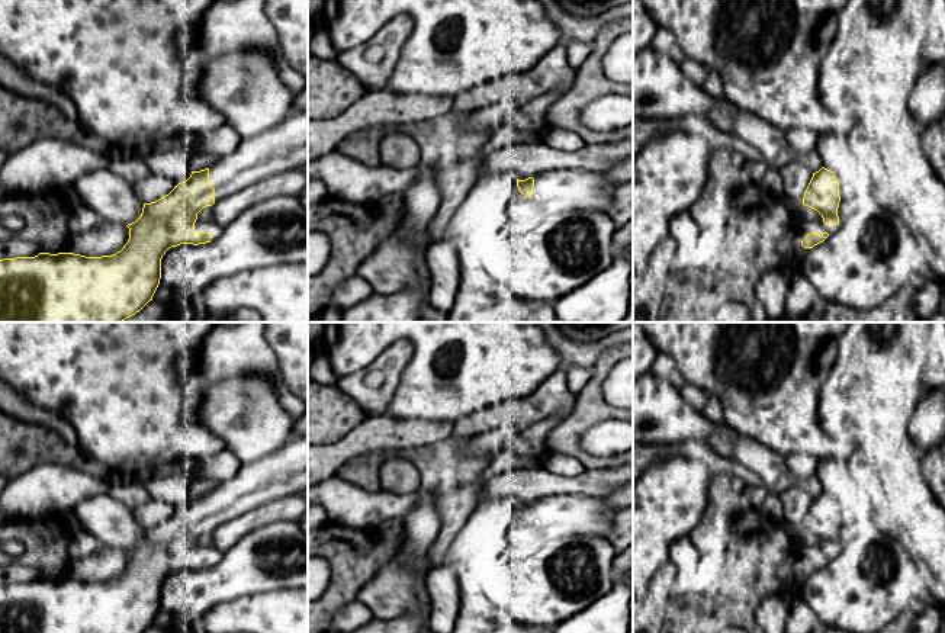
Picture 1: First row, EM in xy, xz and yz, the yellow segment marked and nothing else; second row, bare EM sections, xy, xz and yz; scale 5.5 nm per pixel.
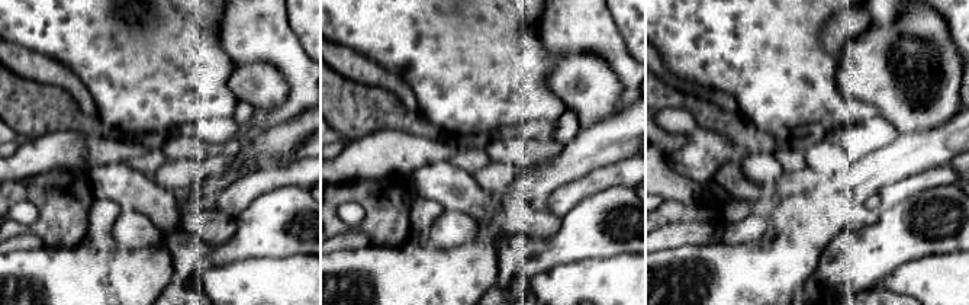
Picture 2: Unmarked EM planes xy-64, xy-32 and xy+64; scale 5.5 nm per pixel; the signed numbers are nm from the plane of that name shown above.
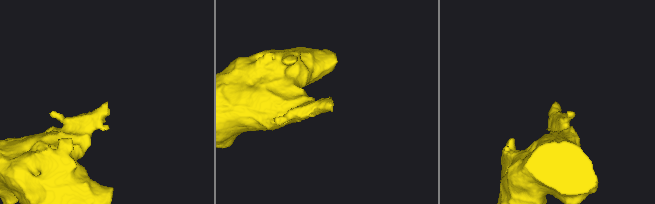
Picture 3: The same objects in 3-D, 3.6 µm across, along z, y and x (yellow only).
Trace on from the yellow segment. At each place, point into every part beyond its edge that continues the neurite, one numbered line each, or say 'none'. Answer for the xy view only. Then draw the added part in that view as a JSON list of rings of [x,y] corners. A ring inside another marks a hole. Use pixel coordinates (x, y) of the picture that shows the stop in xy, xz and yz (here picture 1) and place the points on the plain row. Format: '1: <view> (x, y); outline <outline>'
1: xy (283, 474); outline [[[293,436],[280,450],[245,463],[229,479],[209,492],[209,507],[215,514],[215,527],[240,517],[267,502],[289,498],[308,488],[308,436]]]

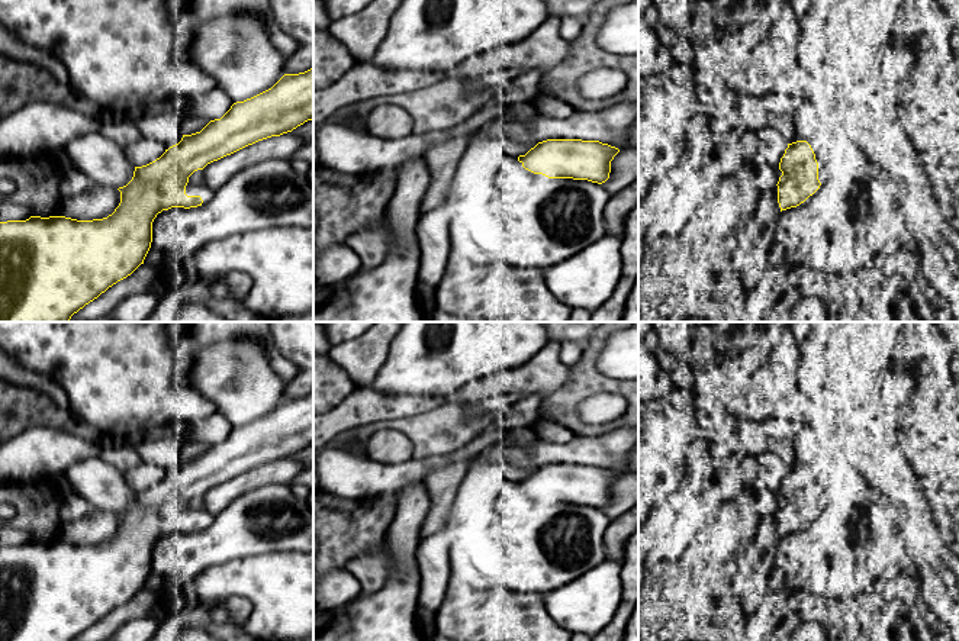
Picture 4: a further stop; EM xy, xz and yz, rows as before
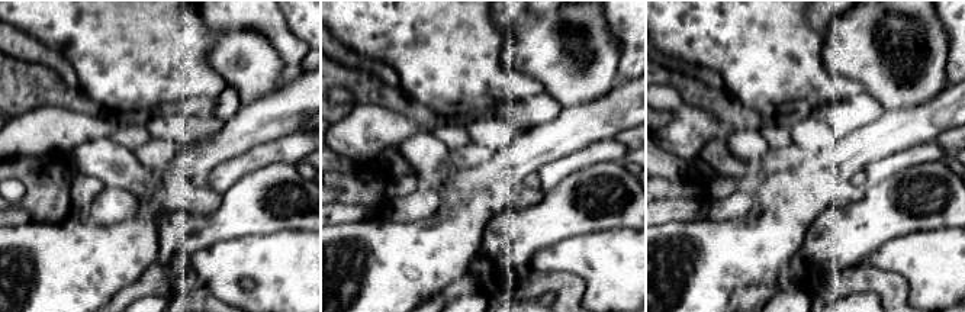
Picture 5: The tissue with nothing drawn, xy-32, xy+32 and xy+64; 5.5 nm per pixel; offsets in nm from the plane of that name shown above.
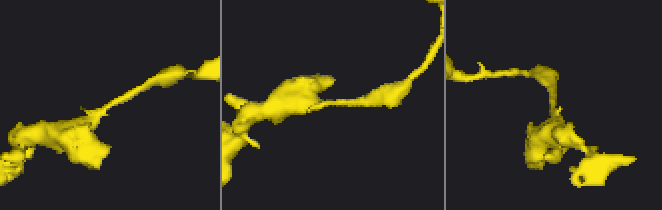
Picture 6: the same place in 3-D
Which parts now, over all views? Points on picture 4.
none

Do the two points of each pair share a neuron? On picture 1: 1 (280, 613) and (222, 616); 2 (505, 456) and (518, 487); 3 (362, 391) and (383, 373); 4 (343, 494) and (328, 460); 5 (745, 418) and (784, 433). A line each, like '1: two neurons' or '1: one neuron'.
1: one neuron
2: two neurons
3: one neuron
4: two neurons
5: one neuron

